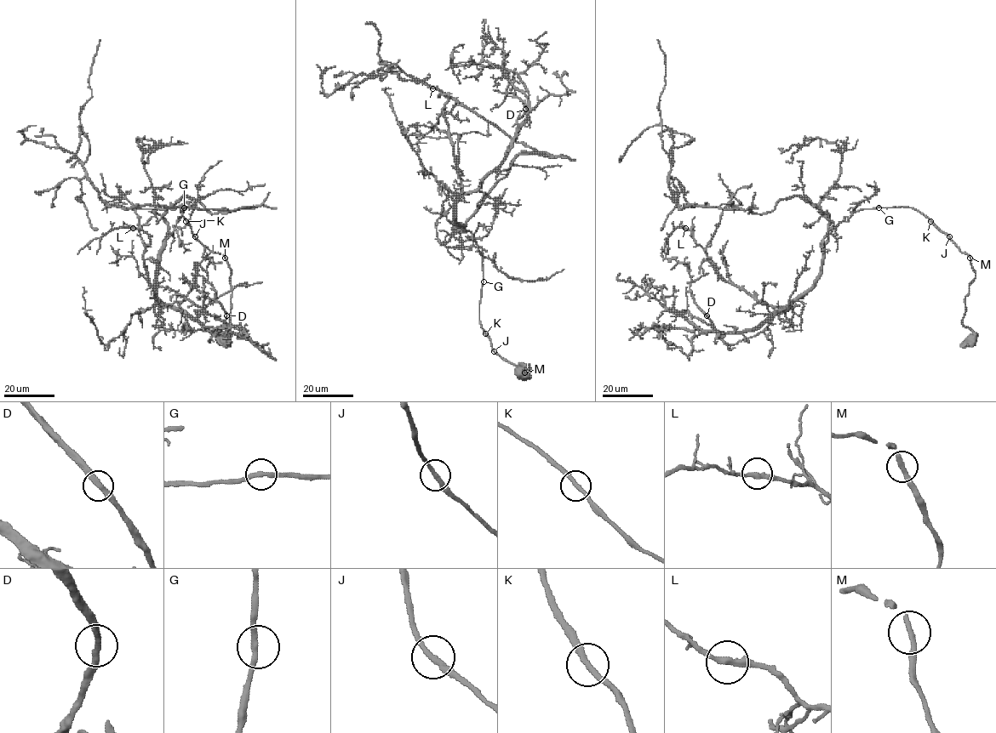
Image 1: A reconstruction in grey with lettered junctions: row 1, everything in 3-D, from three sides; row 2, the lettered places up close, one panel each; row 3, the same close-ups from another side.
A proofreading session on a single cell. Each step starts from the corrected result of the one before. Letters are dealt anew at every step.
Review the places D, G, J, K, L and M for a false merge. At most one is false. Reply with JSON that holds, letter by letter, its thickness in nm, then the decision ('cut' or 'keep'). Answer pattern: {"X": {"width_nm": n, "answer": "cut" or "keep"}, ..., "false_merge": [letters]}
{"D": {"width_nm": 280, "answer": "keep"}, "G": {"width_nm": 260, "answer": "keep"}, "J": {"width_nm": 240, "answer": "keep"}, "K": {"width_nm": 260, "answer": "keep"}, "L": {"width_nm": 280, "answer": "keep"}, "M": {"width_nm": 260, "answer": "keep"}, "false_merge": []}

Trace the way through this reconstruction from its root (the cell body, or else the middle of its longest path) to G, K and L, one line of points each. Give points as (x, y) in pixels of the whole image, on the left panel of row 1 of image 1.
G: (223, 342), (230, 325), (231, 269), (222, 254), (210, 252), (192, 234), (180, 212), (184, 207)
K: (223, 342), (227, 341), (230, 325), (231, 269), (223, 254), (213, 252), (205, 247), (192, 234), (186, 221)
L: (223, 342), (223, 254), (180, 207), (158, 264), (161, 308), (143, 259), (151, 239), (133, 228)

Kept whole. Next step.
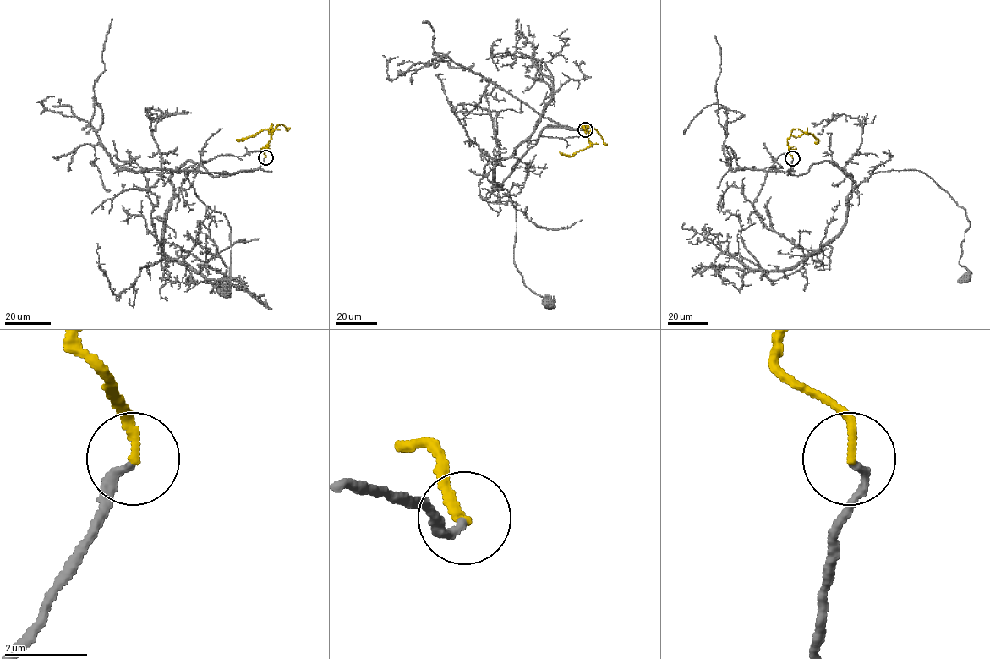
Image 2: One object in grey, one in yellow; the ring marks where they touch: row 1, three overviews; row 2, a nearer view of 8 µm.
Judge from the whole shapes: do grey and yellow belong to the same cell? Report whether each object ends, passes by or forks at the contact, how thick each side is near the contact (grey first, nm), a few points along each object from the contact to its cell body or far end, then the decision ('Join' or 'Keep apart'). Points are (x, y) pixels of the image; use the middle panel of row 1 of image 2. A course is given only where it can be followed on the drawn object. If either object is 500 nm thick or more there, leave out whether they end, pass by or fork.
At the ring grey ends. At the ring yellow ends. Thickness 200 nm (grey) against 200 nm. Course of grey: (585, 129), (546, 127), (500, 186), (516, 210), (515, 266), (523, 283), (555, 307), (554, 297), (549, 304). Course of yellow: (585, 129), (582, 126), (590, 124), (590, 145), (572, 156), (560, 152). Join

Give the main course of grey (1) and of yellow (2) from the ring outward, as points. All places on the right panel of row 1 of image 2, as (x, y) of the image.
1: (792, 158), (793, 175), (828, 161), (851, 192), (879, 172), (929, 176), (965, 210), (967, 278)
2: (792, 157), (787, 141), (790, 136), (800, 136), (807, 132), (818, 140), (815, 142)

